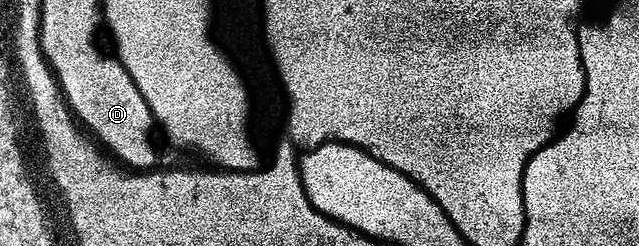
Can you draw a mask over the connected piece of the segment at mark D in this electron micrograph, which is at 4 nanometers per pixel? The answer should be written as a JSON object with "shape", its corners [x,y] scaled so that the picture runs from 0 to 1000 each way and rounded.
{"shape":[[[111,114],[111,154],[66,150],[64,195],[83,305],[95,346],[95,378],[114,476],[122,488],[146,476],[144,557],[166,630],[208,691],[233,691],[247,671],[239,598],[243,500],[218,358],[205,325],[188,248],[163,236],[146,175],[147,122]]]}

